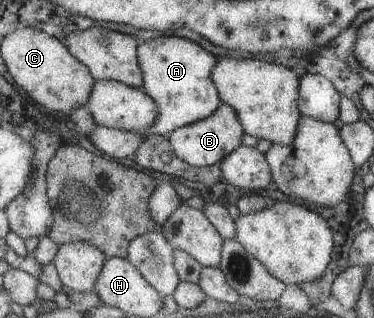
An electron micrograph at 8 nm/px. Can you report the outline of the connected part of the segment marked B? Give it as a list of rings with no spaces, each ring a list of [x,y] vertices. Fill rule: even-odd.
[[[225,103],[219,104],[213,114],[207,115],[203,120],[191,122],[189,125],[180,126],[170,132],[167,139],[173,154],[193,167],[207,167],[218,165],[227,154],[231,154],[236,146],[240,145],[243,128],[235,116],[235,112]]]

